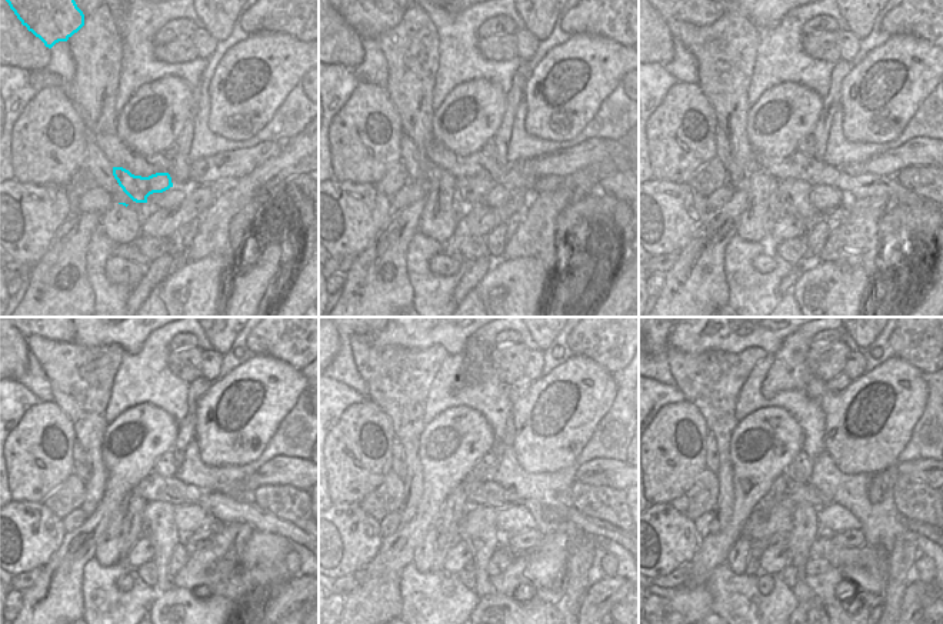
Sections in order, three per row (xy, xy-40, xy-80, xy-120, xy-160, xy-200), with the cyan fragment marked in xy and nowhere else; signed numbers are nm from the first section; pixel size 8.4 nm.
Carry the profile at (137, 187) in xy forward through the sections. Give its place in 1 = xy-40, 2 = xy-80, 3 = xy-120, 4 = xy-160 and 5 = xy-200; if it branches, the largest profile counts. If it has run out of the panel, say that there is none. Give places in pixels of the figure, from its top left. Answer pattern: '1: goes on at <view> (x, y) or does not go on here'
1: goes on at xy-40 (440, 186)
2: goes on at xy-80 (796, 193)
3: goes on at xy-120 (159, 527)
4: goes on at xy-160 (479, 530)
5: goes on at xy-200 (806, 529)

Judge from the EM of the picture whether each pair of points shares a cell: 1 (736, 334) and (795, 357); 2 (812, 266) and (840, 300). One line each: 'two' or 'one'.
1: two
2: one

